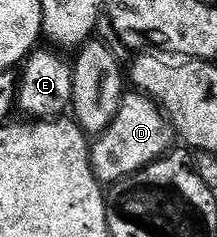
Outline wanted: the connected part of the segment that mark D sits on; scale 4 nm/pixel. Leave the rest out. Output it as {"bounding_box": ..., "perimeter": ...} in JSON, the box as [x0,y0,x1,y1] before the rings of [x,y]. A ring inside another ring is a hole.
{"bounding_box":[89,92,175,183],"perimeter":[[[122,92],[121,102],[115,111],[115,119],[101,133],[92,138],[89,146],[89,165],[94,176],[102,183],[118,181],[131,173],[138,173],[144,165],[150,165],[170,152],[175,133],[161,106],[144,93]]]}

